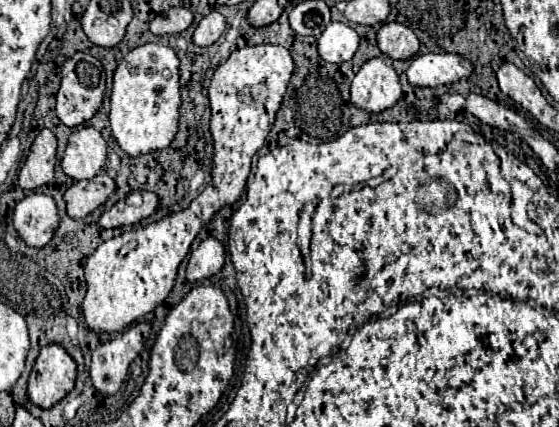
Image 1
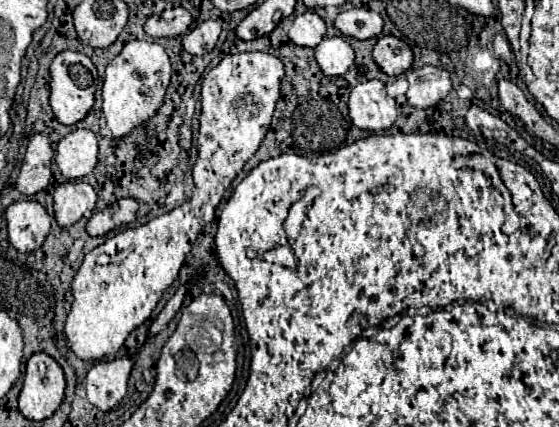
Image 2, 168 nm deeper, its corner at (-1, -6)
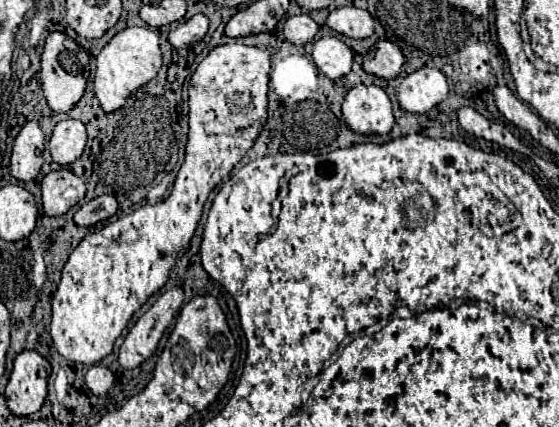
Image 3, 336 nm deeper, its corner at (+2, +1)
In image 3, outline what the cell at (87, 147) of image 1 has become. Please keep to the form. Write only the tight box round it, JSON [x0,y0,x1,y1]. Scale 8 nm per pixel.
[50,119,88,167]

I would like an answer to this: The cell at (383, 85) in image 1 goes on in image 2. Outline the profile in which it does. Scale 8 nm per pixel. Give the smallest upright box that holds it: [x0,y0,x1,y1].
[349,80,397,130]

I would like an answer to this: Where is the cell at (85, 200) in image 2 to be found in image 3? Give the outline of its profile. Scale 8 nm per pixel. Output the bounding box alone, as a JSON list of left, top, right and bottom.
[42,169,86,217]

